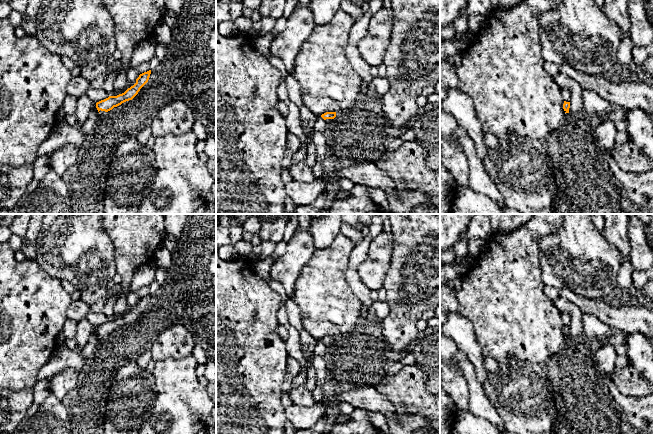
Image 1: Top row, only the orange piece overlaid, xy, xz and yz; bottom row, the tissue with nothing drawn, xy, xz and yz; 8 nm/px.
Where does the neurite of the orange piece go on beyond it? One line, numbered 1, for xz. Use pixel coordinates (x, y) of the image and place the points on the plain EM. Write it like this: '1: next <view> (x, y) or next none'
1: next none

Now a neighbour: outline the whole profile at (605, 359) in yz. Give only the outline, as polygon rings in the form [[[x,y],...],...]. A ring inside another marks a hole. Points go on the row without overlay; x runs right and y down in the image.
[[[603,345],[596,353],[595,365],[603,374],[612,373],[616,367],[617,352],[613,345]]]

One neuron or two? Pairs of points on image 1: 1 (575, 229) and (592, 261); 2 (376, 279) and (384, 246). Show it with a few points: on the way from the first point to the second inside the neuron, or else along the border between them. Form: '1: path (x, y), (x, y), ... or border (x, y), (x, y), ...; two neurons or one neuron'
1: path (578, 237), (578, 247), (584, 253); one neuron
2: path (376, 271), (379, 254); one neuron

